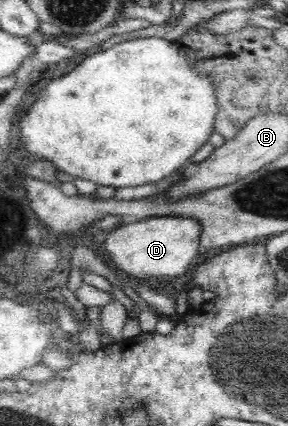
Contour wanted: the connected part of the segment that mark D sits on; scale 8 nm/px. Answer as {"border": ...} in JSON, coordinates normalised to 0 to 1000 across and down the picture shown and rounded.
{"border":[[[528,507],[444,528],[406,531],[351,556],[365,589],[410,638],[490,662],[524,650],[587,657],[649,638],[663,606],[688,596],[698,523],[670,509]]]}

